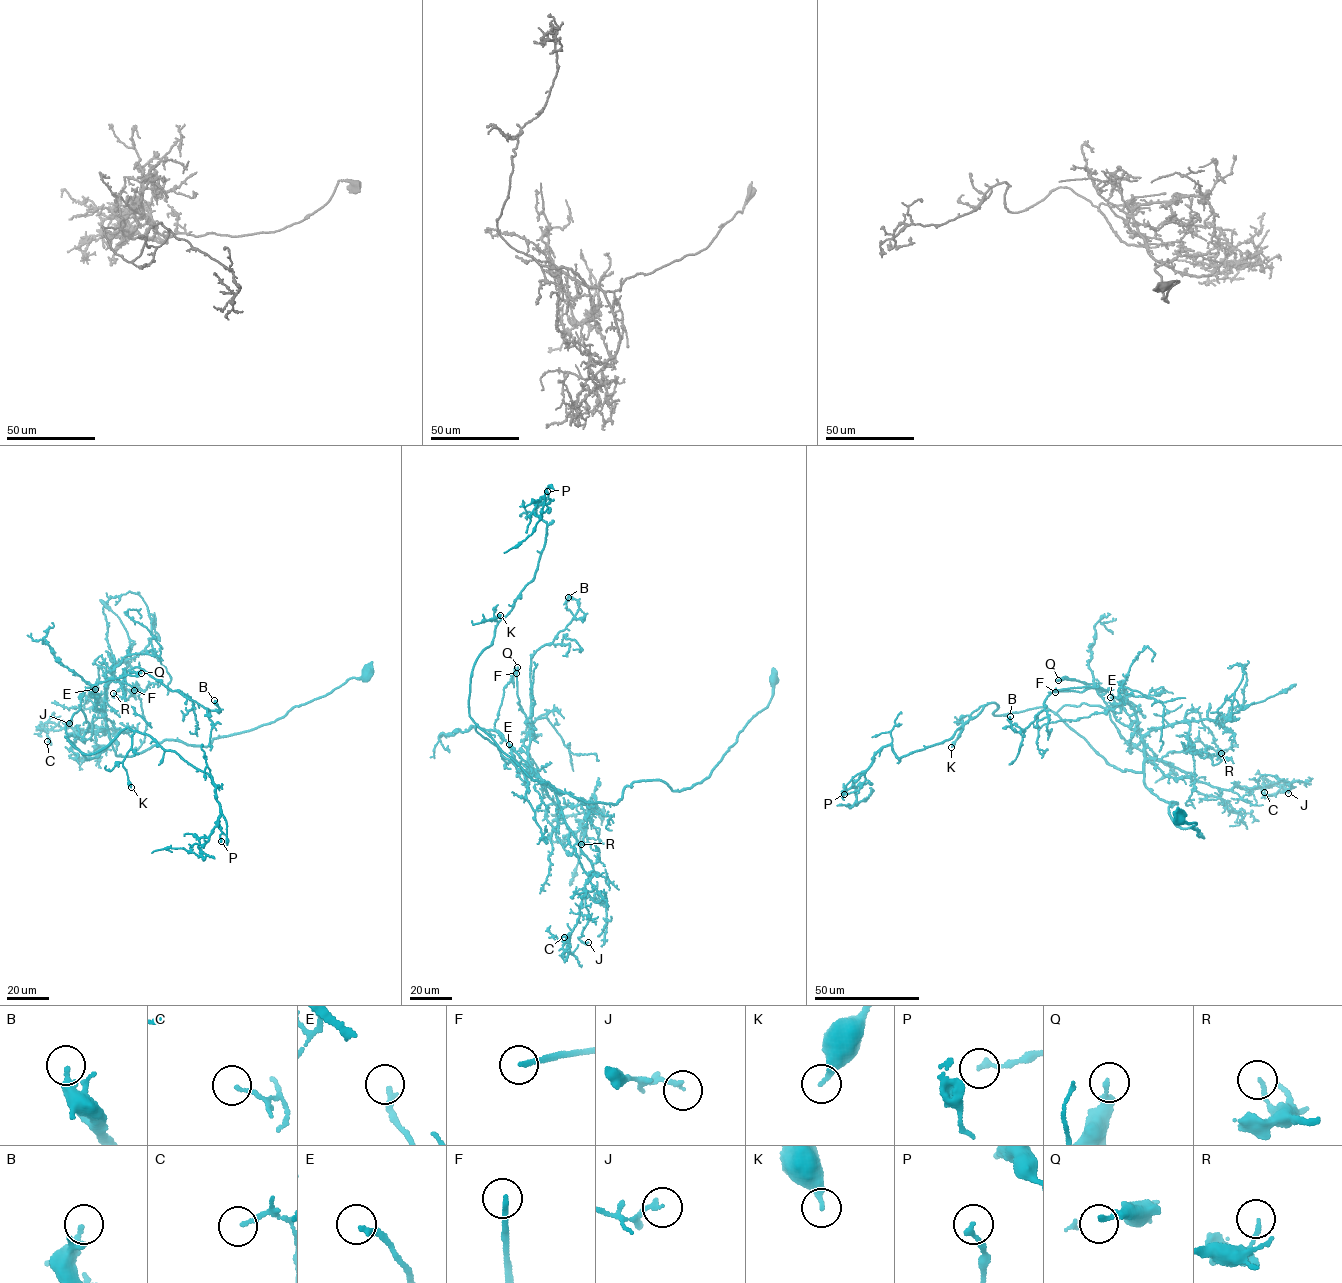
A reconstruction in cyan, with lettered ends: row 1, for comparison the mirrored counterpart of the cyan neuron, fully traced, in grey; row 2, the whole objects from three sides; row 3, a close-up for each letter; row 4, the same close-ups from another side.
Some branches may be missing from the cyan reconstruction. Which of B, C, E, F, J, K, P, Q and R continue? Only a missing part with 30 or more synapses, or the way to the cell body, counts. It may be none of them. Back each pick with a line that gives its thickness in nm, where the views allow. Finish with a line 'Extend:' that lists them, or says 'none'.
F: Thickness 200 nm
Extend: F

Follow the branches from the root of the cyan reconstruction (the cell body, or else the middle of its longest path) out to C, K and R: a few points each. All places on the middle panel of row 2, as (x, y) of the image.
C: (773, 680), (767, 706), (691, 787), (635, 781), (614, 804), (556, 789), (593, 868), (568, 951), (564, 937)
K: (773, 680), (700, 782), (635, 781), (616, 803), (586, 803), (534, 781), (469, 714), (500, 615)
R: (773, 680), (767, 706), (691, 787), (635, 781), (606, 804), (542, 781), (558, 805), (581, 806), (581, 844)

